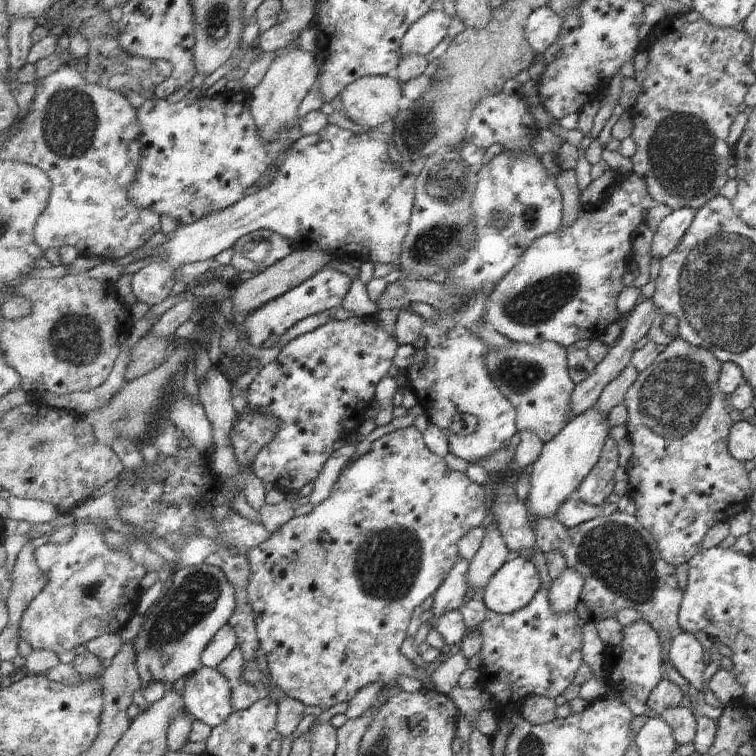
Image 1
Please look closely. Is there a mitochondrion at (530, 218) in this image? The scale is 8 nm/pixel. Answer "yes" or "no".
no

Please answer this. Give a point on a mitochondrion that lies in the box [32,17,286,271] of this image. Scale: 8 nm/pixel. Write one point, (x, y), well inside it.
(71, 125)

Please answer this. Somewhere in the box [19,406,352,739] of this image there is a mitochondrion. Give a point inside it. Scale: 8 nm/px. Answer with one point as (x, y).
(195, 598)

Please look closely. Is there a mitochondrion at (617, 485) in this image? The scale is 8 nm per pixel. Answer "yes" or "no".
no

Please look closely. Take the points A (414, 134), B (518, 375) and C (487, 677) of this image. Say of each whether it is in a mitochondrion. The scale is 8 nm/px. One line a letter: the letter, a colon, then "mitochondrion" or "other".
A: mitochondrion
B: mitochondrion
C: other

